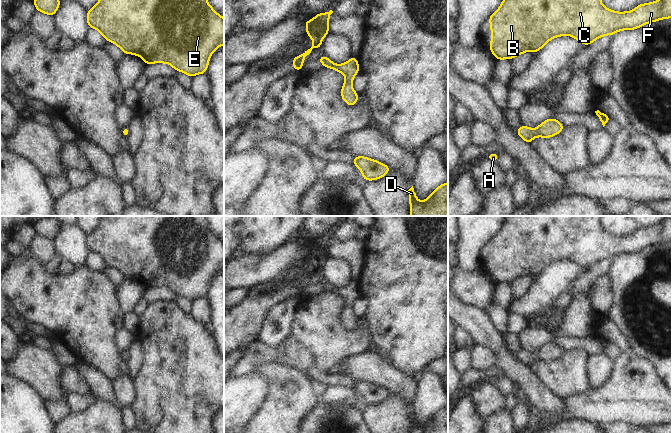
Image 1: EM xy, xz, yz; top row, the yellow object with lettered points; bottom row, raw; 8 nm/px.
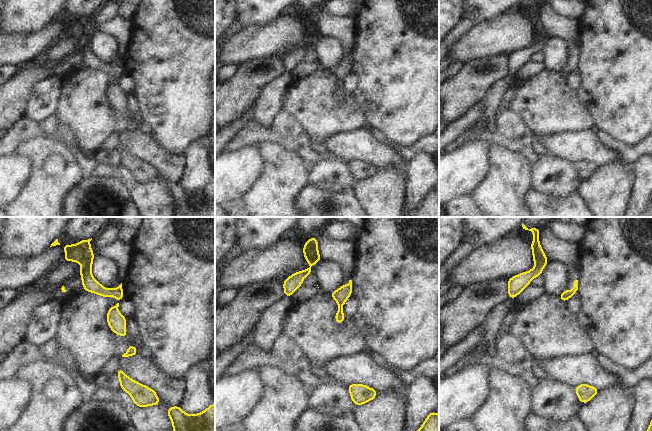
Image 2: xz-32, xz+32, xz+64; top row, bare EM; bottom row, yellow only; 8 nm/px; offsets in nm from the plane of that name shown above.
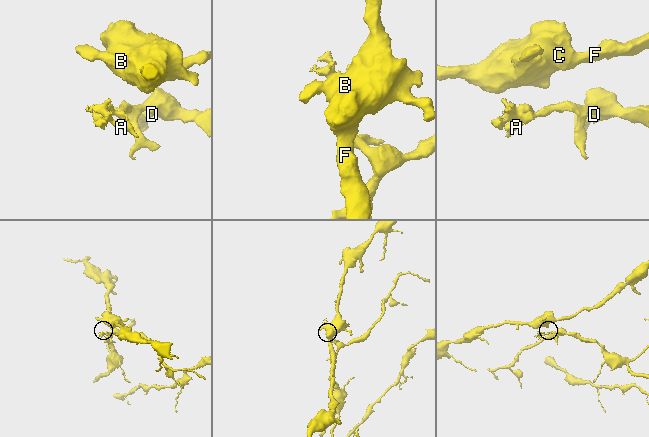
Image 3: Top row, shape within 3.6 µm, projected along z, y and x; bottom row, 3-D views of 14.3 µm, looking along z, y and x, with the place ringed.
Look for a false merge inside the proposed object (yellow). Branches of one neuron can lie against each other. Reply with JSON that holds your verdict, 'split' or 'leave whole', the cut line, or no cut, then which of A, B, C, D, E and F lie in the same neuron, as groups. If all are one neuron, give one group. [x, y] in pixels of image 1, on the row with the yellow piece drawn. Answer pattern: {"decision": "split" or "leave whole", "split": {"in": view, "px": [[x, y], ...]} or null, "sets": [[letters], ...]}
{"decision": "leave whole", "split": null, "sets": [["A", "B", "C", "D", "E", "F"]]}

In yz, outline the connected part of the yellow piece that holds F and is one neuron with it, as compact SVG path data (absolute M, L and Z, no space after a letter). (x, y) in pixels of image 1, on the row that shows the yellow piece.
M503 0L490 17L490 51L496 59L513 59L527 51L537 53L551 39L569 35L590 45L598 38L620 30L634 30L650 22L672 18L672 0L657 0L639 4L634 10L609 10L601 0Z

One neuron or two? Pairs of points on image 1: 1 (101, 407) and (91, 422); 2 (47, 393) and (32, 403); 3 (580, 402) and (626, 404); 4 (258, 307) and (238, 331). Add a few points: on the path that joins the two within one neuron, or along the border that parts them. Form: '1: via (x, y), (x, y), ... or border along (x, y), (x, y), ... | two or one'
1: via (101, 411), (95, 418) | one
2: border along (24, 382), (28, 383), (45, 400) | two
3: via (591, 404), (615, 404) | one
4: via (252, 313), (240, 325) | one

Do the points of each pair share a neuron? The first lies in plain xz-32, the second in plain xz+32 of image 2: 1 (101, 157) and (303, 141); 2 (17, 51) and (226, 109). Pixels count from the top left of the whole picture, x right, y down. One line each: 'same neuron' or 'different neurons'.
1: same neuron
2: different neurons

